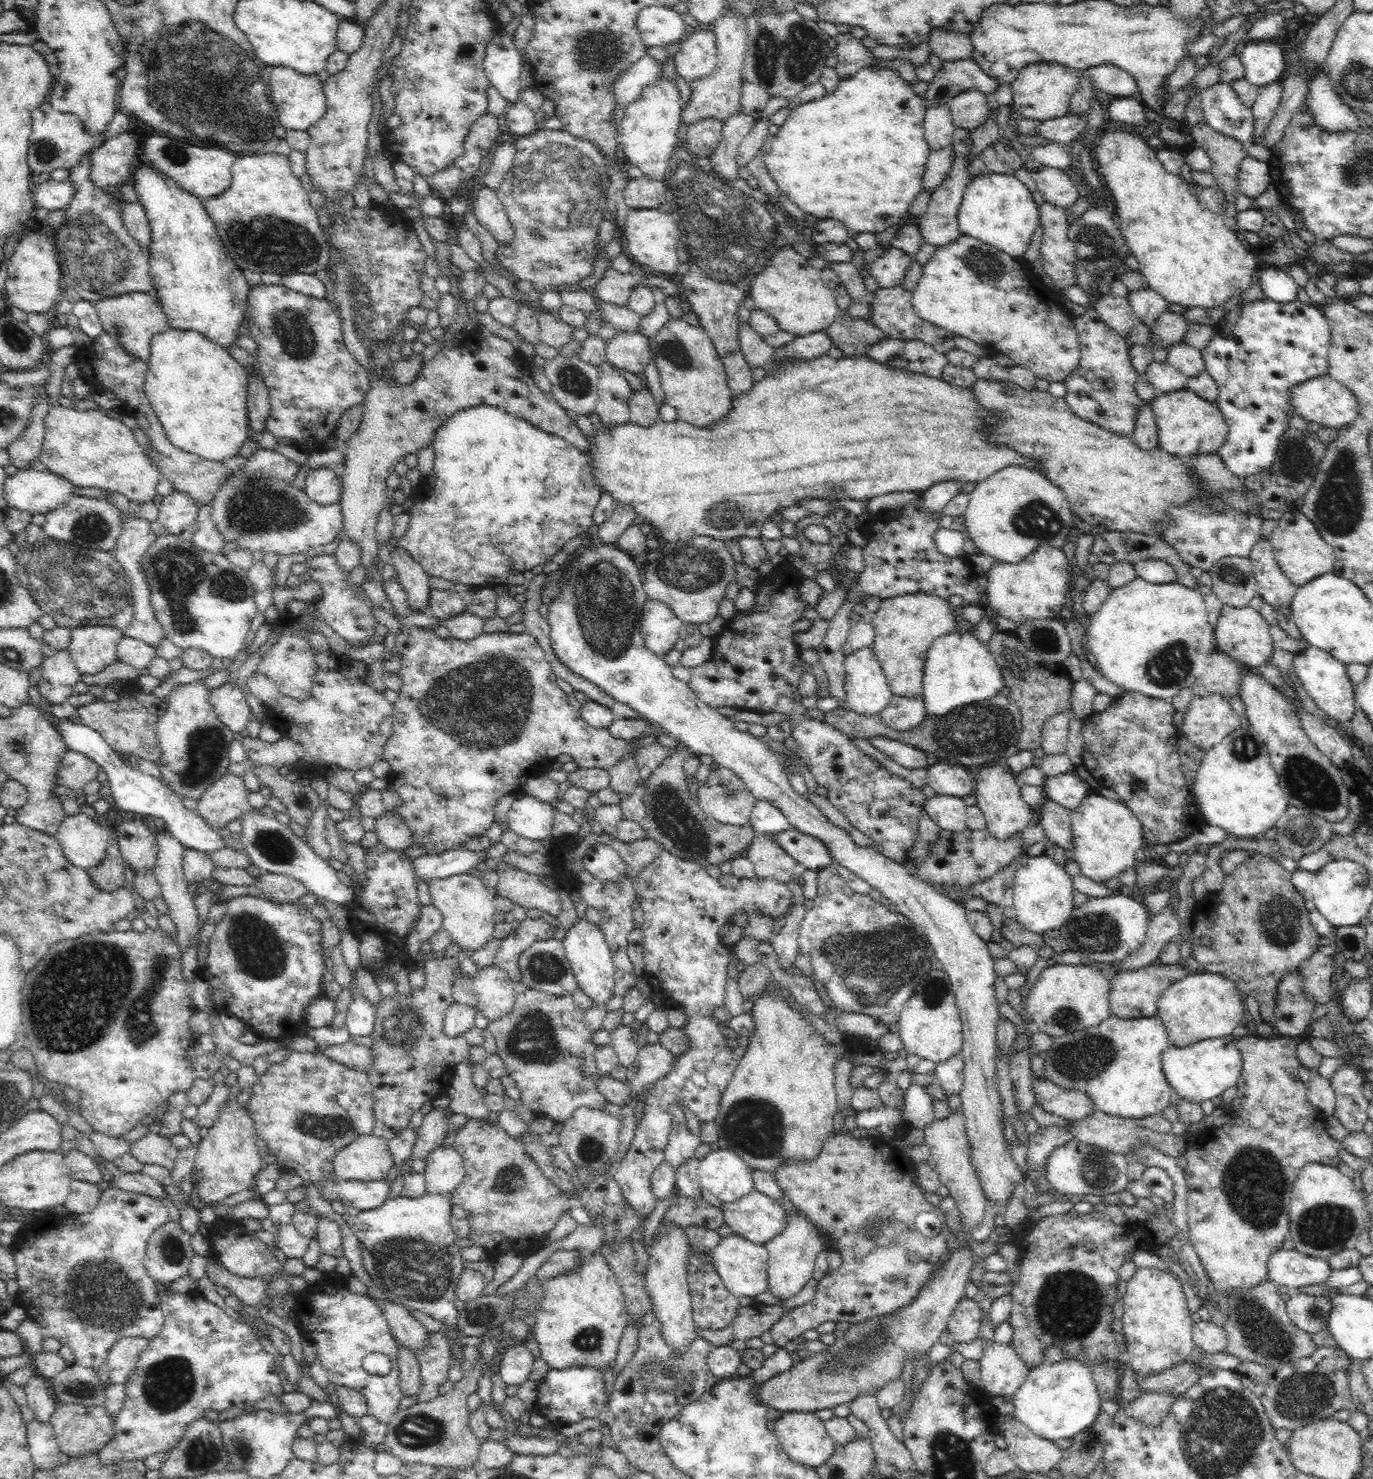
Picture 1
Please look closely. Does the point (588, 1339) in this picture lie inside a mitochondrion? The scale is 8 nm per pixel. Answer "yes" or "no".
yes

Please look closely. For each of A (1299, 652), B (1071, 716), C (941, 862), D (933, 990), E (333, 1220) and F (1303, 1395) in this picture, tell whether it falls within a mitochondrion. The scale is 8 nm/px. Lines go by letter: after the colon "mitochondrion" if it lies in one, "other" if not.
A: other
B: other
C: other
D: mitochondrion
E: other
F: mitochondrion

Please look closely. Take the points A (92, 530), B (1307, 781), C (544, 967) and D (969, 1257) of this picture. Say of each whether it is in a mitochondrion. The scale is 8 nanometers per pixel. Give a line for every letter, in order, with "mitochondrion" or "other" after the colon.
A: mitochondrion
B: mitochondrion
C: mitochondrion
D: other

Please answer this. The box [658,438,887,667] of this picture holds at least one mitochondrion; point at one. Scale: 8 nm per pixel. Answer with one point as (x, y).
(722, 516)

